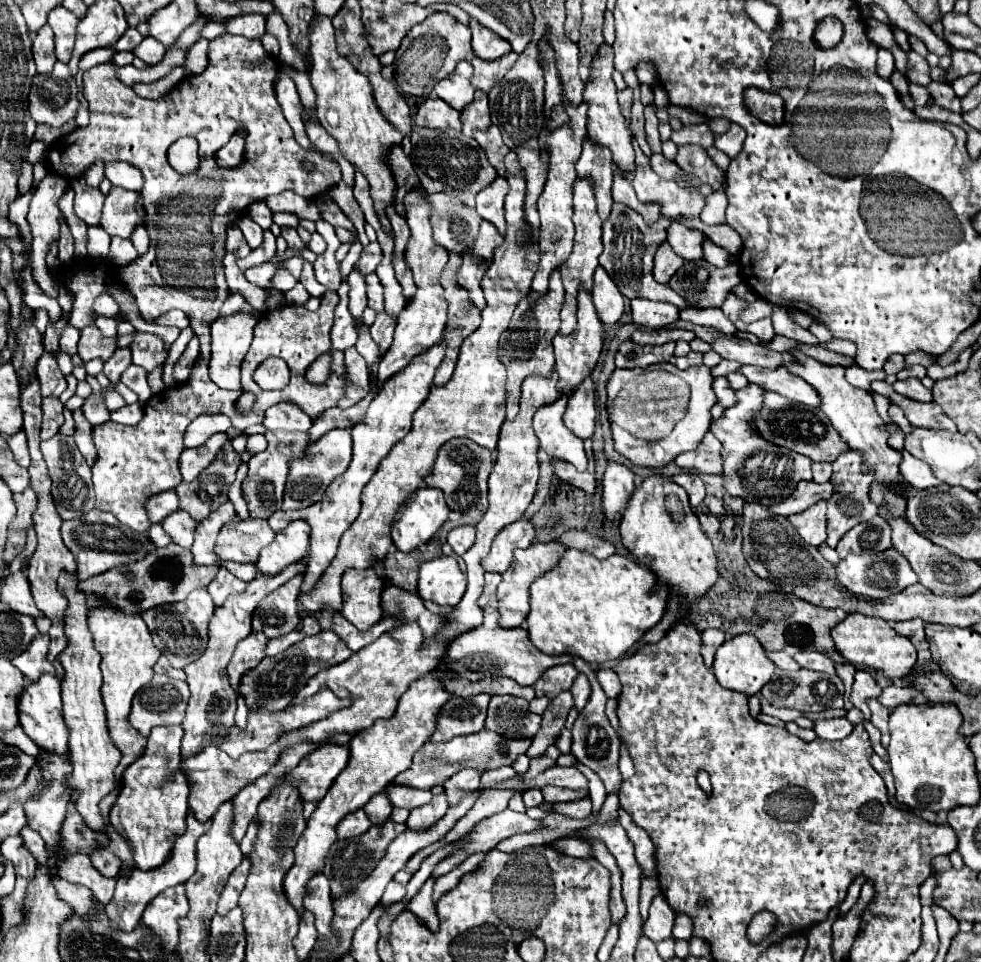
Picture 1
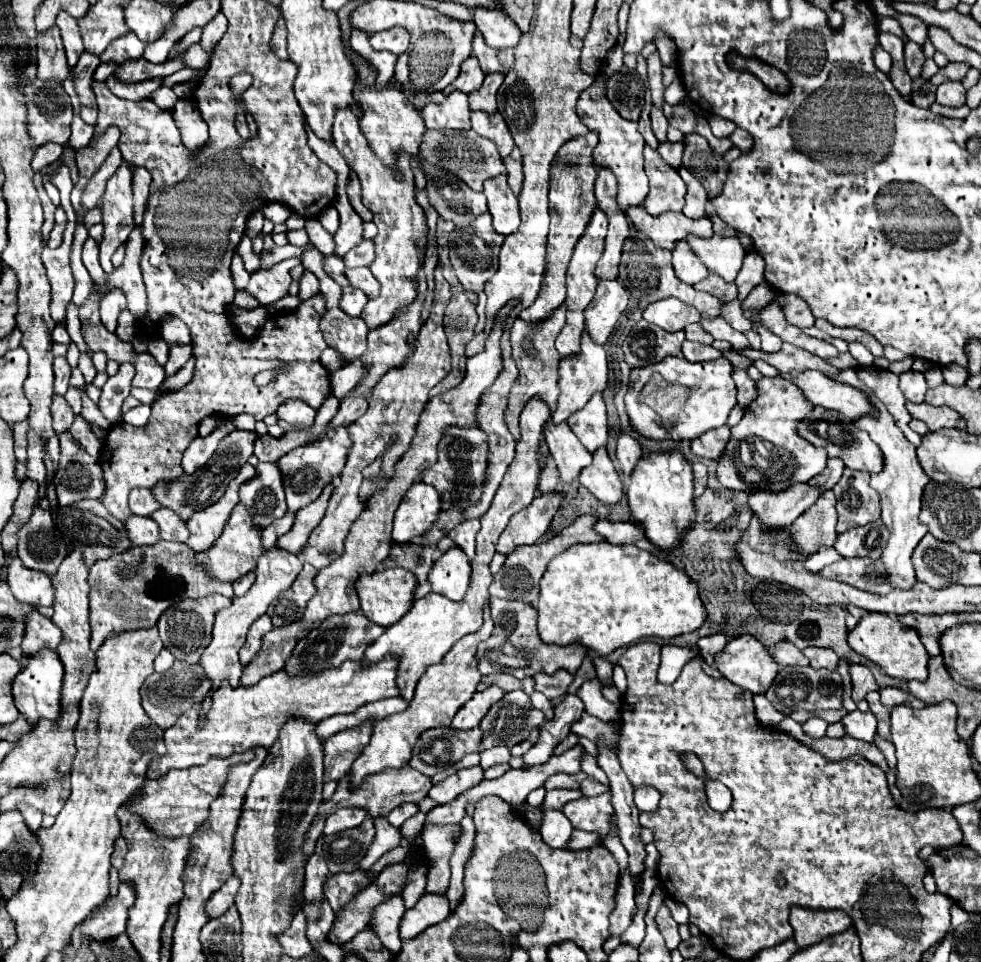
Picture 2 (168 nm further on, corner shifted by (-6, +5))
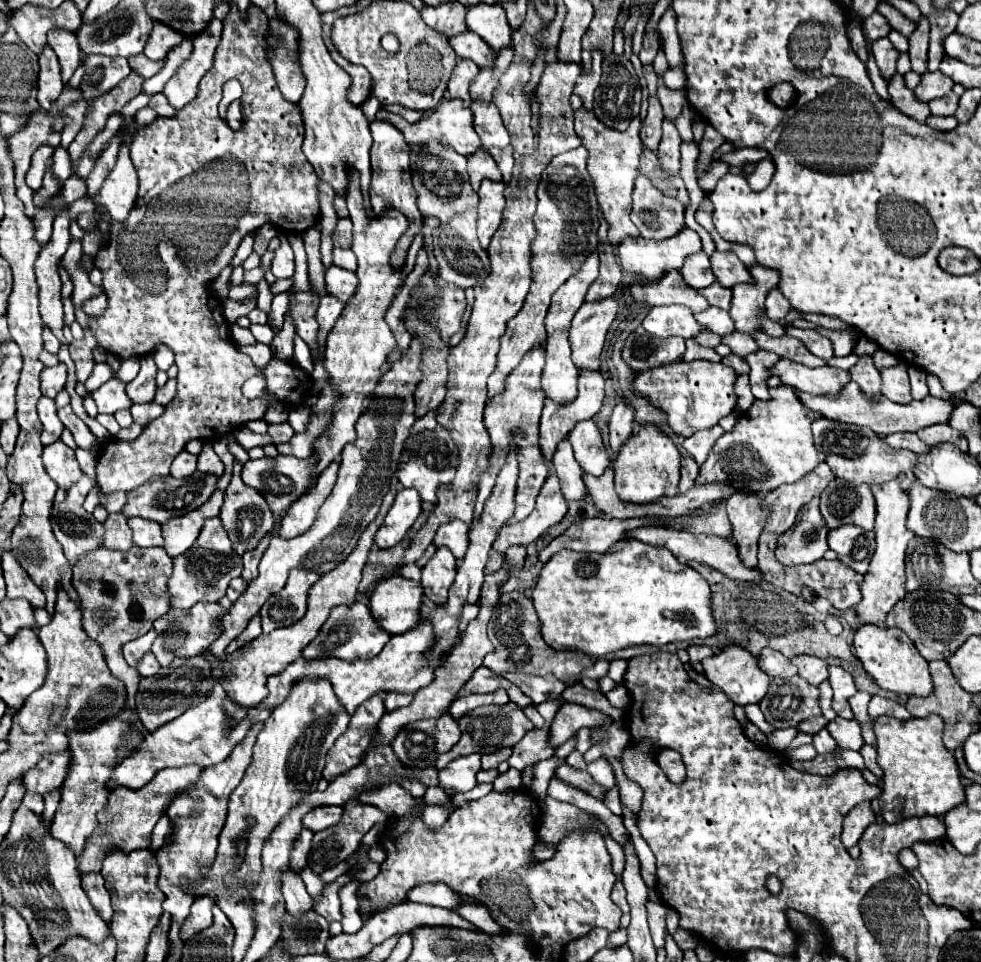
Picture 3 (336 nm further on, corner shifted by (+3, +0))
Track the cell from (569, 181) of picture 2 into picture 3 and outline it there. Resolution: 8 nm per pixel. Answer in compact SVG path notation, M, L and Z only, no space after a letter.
M578 147L574 151L554 157L542 173L536 195L538 195L538 209L534 215L536 237L530 245L532 285L530 285L530 293L526 295L524 307L518 311L516 317L510 319L506 333L500 339L500 353L498 353L496 369L488 377L488 399L502 393L506 377L530 349L544 345L542 341L546 339L546 329L542 323L550 307L550 297L568 277L578 273L578 269L582 267L582 261L586 261L590 253L598 251L598 237L596 237L598 227L600 227L598 201L596 201L596 193L592 191L592 179L586 171L584 147Z

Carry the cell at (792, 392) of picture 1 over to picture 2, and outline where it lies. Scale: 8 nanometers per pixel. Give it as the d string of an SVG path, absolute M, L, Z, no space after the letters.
M817 370L791 372L791 380L803 390L811 404L841 412L849 420L875 412L861 390L851 388L847 384L835 384L835 380L829 380L825 374Z

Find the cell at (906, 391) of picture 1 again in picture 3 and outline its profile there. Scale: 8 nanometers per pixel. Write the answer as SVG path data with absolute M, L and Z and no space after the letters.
M898 363L894 367L886 367L880 371L882 375L882 395L886 395L894 403L910 403L910 381L908 381L908 365Z

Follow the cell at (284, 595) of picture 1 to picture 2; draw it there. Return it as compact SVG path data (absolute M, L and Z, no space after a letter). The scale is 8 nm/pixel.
M305 564L305 568L301 570L293 586L287 588L287 592L281 592L277 596L277 602L271 604L271 608L267 610L273 626L285 626L303 616L303 610L315 592L315 586L313 586L315 574L317 570L311 564Z

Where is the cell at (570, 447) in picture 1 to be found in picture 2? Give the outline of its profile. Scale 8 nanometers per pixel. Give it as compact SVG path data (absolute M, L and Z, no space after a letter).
M547 420L543 426L543 436L563 482L573 482L579 476L579 472L591 464L591 452L583 448L579 438L565 422L553 424L551 420Z

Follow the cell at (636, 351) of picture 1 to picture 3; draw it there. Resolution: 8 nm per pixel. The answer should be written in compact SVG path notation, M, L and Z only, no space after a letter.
M638 327L636 333L632 333L626 339L622 357L624 361L638 373L674 363L684 353L684 339L682 337L650 337L646 329Z

